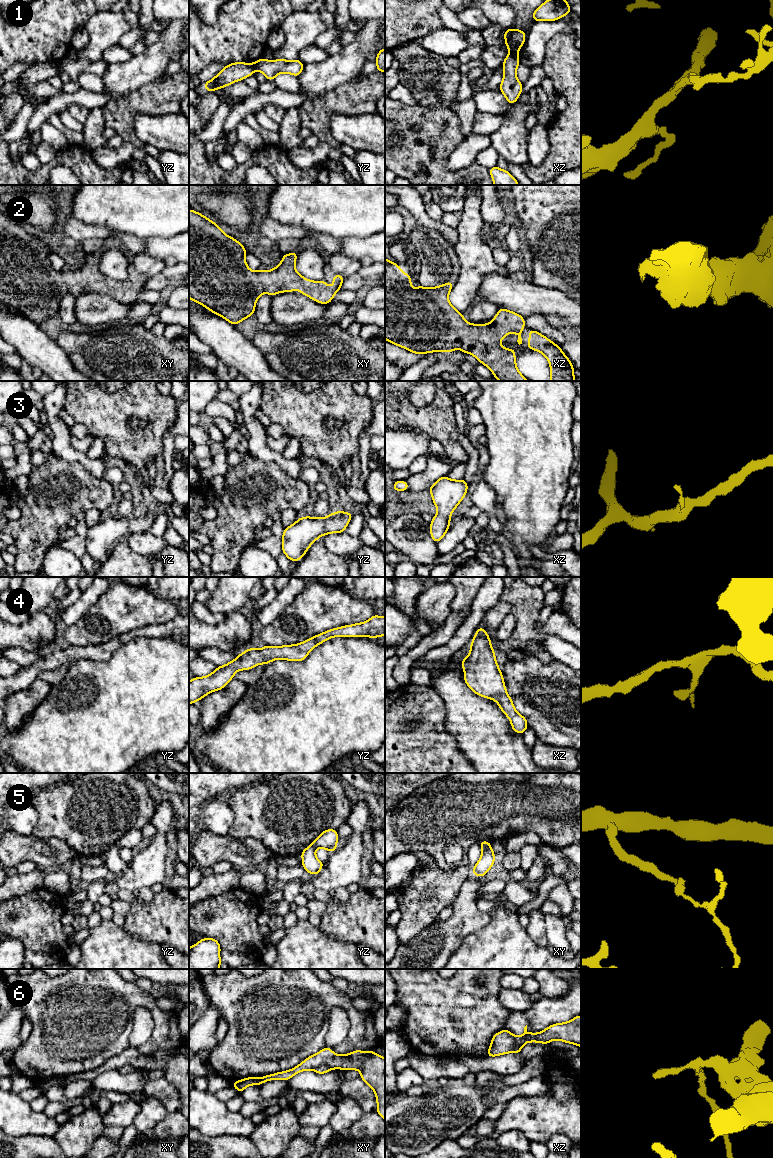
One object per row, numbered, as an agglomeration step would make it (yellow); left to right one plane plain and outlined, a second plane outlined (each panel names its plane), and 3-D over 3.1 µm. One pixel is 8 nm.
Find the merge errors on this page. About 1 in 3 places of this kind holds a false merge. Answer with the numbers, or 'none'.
1, 5, 6

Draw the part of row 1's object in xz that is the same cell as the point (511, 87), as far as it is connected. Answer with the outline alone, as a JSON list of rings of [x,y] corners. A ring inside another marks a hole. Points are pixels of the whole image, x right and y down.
[[[509,53],[502,64],[504,75],[499,88],[510,105],[517,101],[522,92],[523,84],[516,77],[516,69],[519,65],[519,58],[513,53]]]

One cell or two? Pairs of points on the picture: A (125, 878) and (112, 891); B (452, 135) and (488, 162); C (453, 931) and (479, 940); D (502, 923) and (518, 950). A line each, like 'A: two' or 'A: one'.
A: two
B: two
C: two
D: one

